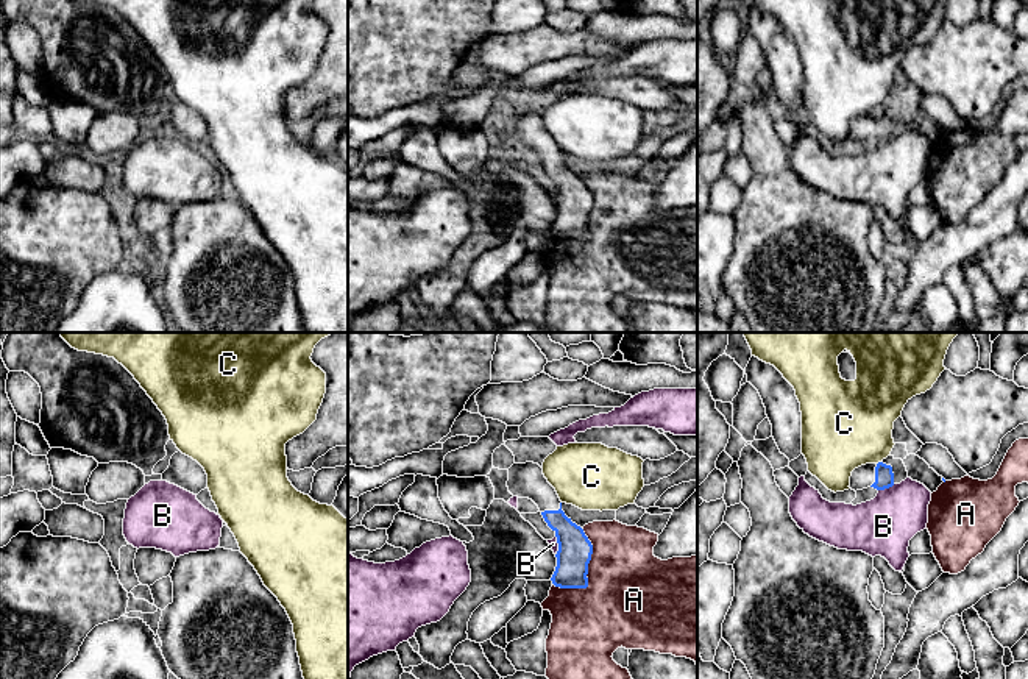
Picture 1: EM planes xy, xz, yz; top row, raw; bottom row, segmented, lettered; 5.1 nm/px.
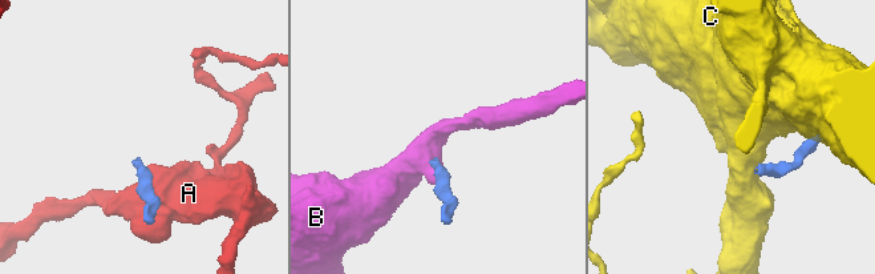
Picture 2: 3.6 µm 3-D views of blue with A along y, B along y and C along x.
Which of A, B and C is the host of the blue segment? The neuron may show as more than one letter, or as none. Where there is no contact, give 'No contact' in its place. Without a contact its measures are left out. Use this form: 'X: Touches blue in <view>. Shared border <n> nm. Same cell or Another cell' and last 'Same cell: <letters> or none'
A: Touches blue in xz. Shared border 340 nm. Another cell
B: Touches blue in yz. Shared border 90 nm. Another cell
C: Touches blue in yz. Shared border 30 nm. Another cell
Same cell: none

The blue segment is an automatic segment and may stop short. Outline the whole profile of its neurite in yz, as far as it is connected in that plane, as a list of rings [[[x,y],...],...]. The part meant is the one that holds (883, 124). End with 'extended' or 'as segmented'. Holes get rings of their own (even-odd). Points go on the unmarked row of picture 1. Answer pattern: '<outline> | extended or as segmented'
[[[878,112],[878,114],[866,114],[855,119],[852,122],[849,137],[856,142],[867,137],[884,140],[892,136],[894,136],[892,117],[883,112]]] | extended

